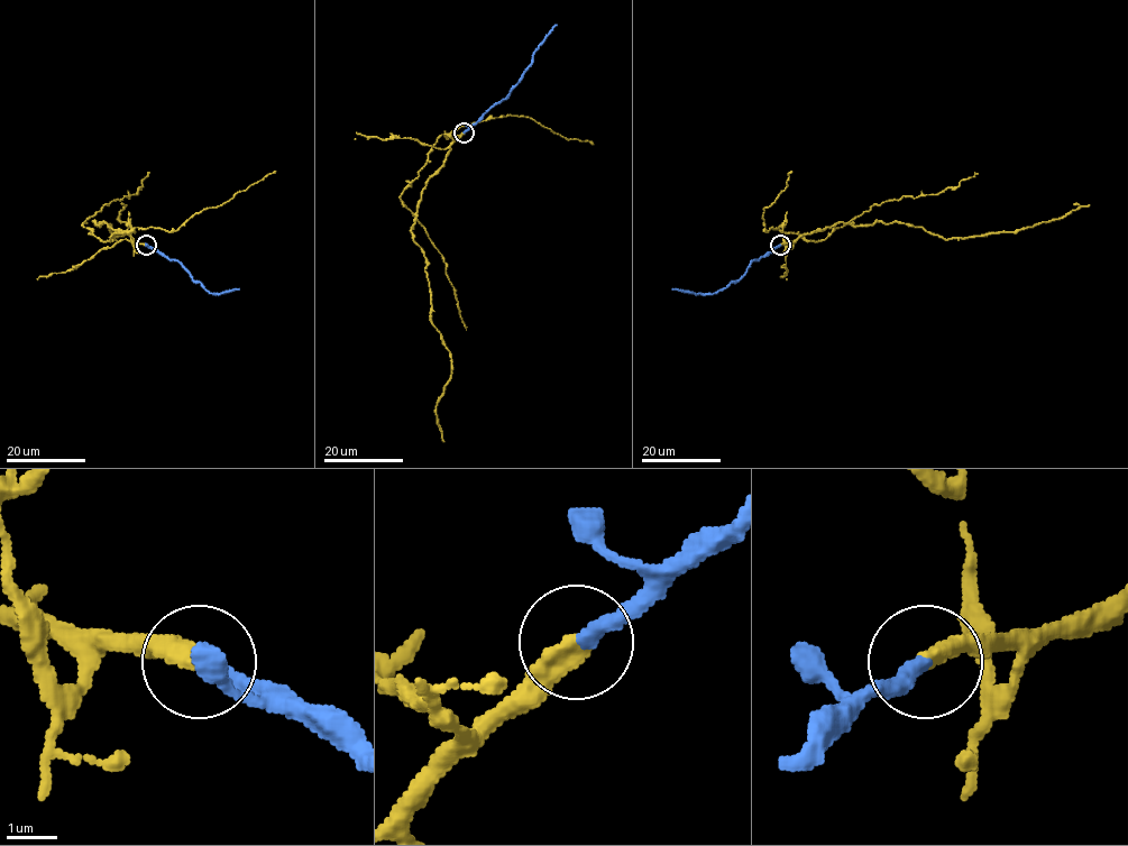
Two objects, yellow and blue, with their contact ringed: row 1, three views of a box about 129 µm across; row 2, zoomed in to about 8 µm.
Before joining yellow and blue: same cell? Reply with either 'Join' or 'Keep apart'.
Keep apart

